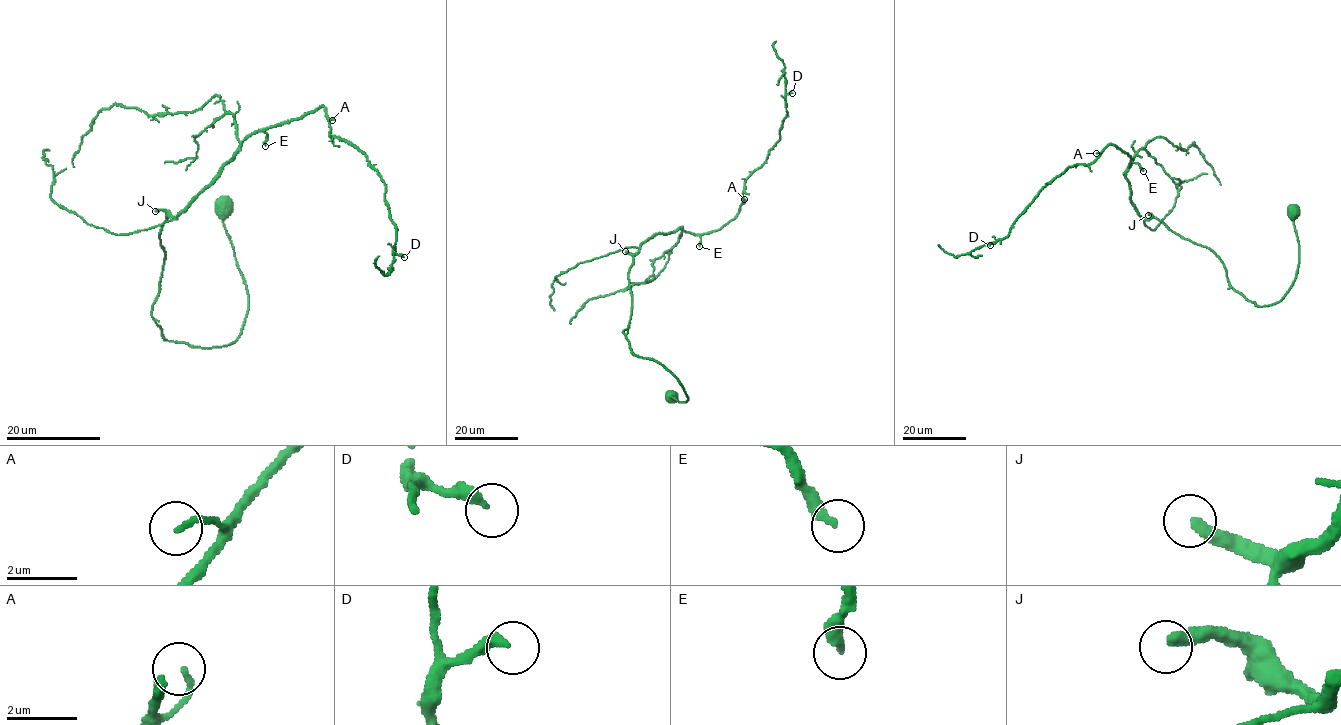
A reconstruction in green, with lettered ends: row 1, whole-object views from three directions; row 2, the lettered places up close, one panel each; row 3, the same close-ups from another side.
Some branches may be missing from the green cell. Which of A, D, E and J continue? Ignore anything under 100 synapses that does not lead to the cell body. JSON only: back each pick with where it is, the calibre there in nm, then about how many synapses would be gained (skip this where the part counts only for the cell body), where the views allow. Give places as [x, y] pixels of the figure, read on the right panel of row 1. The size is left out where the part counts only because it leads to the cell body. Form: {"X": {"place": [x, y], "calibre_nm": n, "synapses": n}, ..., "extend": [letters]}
{"J": {"place": [1148, 215], "calibre_nm": 340, "synapses": 150}, "extend": ["J"]}

